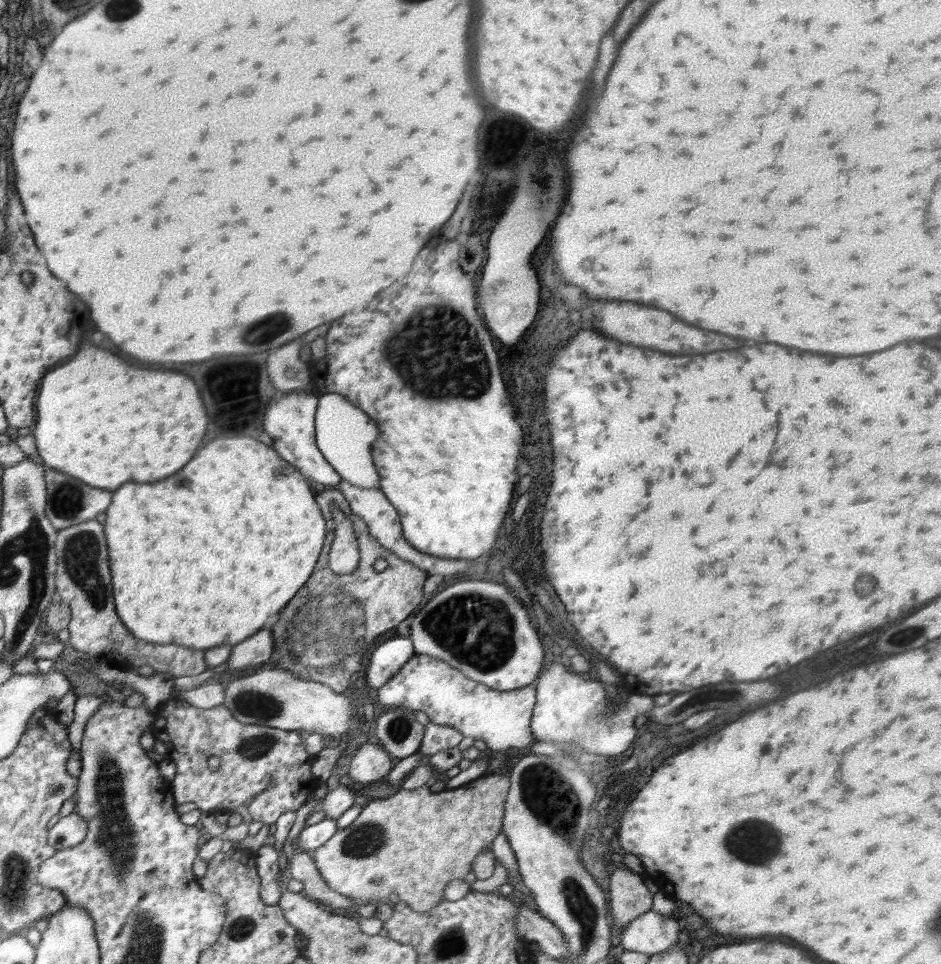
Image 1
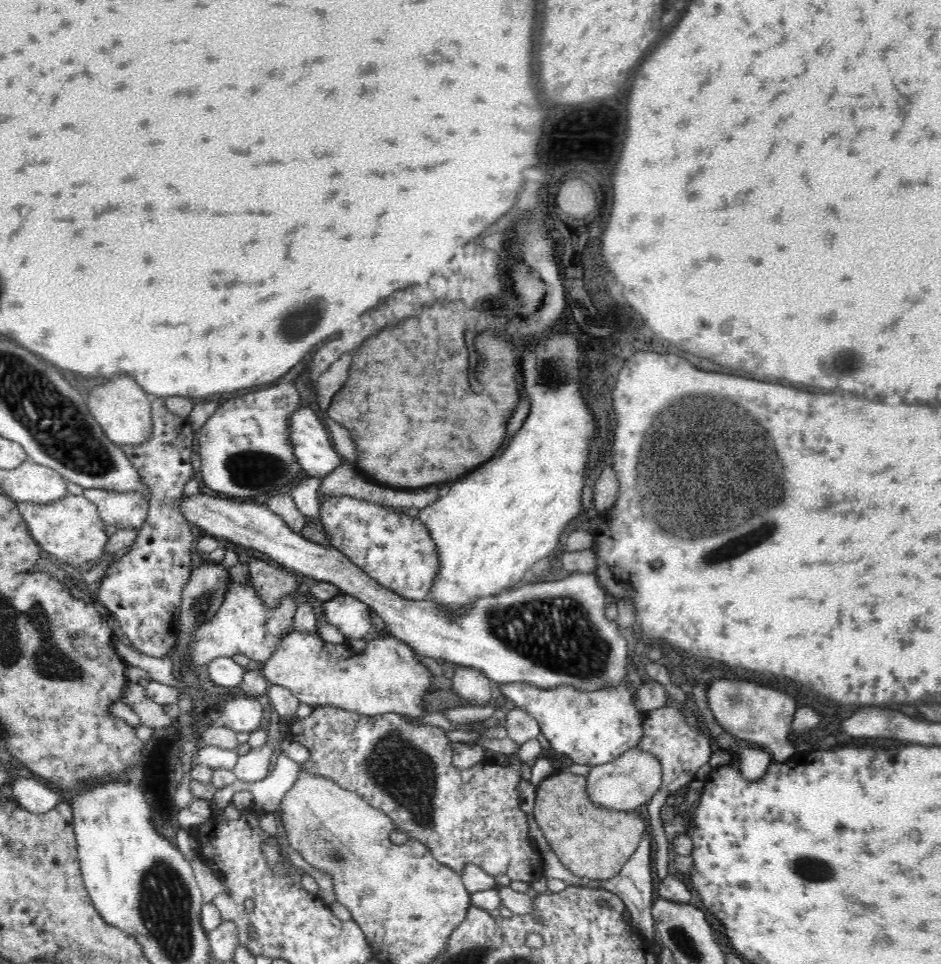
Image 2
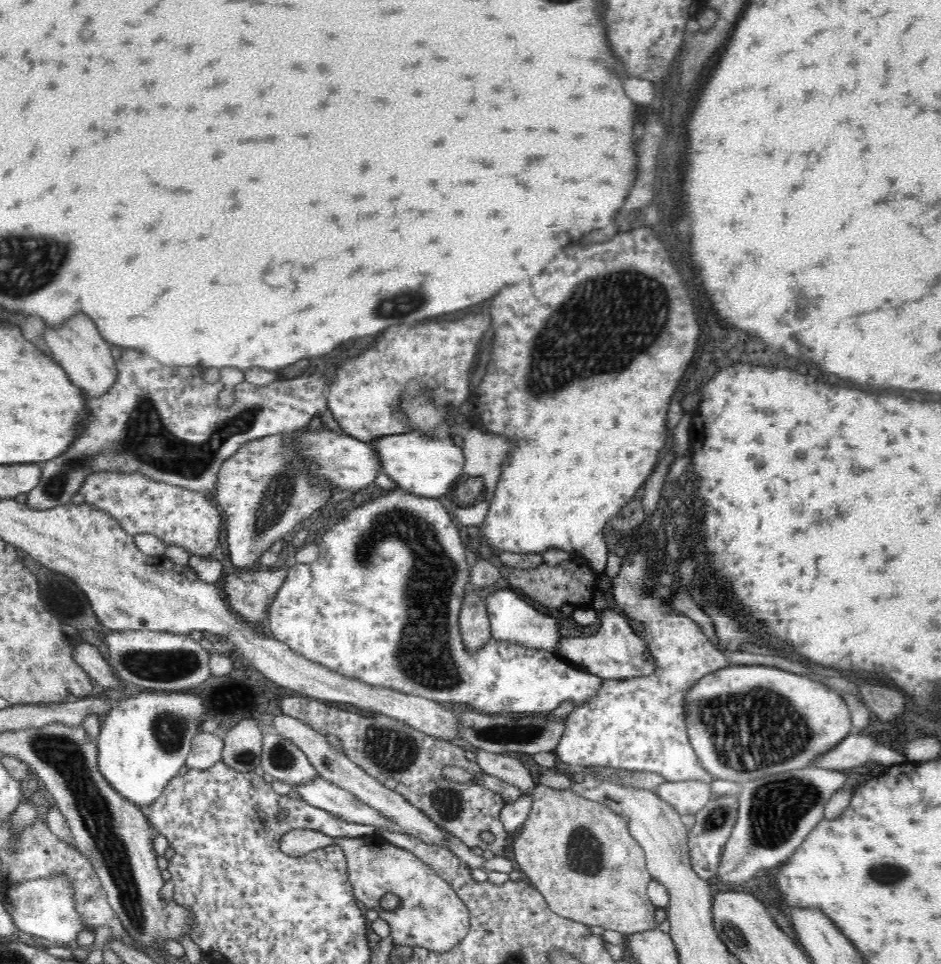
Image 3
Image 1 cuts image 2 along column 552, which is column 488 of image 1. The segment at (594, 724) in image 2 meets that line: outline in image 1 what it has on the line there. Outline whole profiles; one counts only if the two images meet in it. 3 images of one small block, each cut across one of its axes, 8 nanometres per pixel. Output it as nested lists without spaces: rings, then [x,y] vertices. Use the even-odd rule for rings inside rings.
[[[414,653],[411,659],[378,688],[380,706],[422,710],[432,723],[450,726],[464,737],[483,740],[488,750],[503,752],[508,748],[526,748],[535,742],[530,723],[535,705],[537,680],[524,688],[499,691],[464,676],[447,662],[426,654]]]

